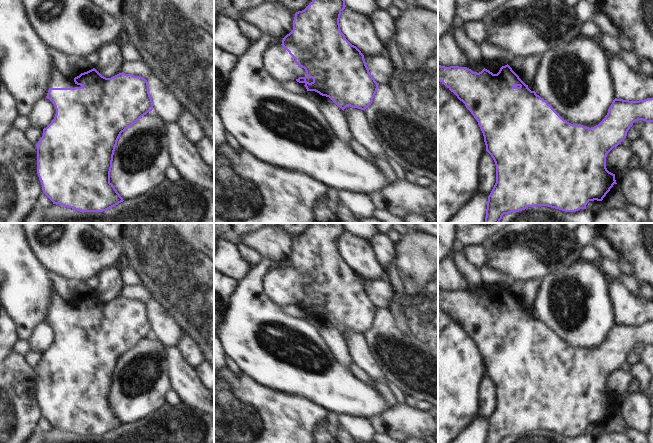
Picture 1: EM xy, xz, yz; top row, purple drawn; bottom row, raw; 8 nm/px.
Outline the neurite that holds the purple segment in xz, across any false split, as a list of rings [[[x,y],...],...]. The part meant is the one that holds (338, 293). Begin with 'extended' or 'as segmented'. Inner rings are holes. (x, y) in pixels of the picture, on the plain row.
extended | [[[313,223],[304,234],[295,237],[293,254],[283,262],[282,268],[266,276],[265,290],[283,307],[294,303],[304,309],[307,315],[315,315],[329,321],[343,335],[348,330],[365,335],[371,329],[379,307],[369,296],[364,279],[340,254],[339,243],[345,231],[344,223]]]

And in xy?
extended | [[[55,292],[46,322],[53,326],[56,338],[52,346],[43,353],[43,360],[36,368],[37,398],[43,417],[53,428],[80,436],[103,436],[123,426],[110,406],[113,379],[121,357],[153,334],[147,304],[124,296],[106,302],[95,292],[71,303]]]

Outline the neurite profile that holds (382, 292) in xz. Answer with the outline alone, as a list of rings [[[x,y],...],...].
[[[361,276],[364,279],[369,296],[377,307],[390,309],[395,299],[396,288],[386,279],[370,279]]]

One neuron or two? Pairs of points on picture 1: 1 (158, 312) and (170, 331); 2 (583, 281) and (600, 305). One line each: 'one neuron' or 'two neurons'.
1: one neuron
2: one neuron

